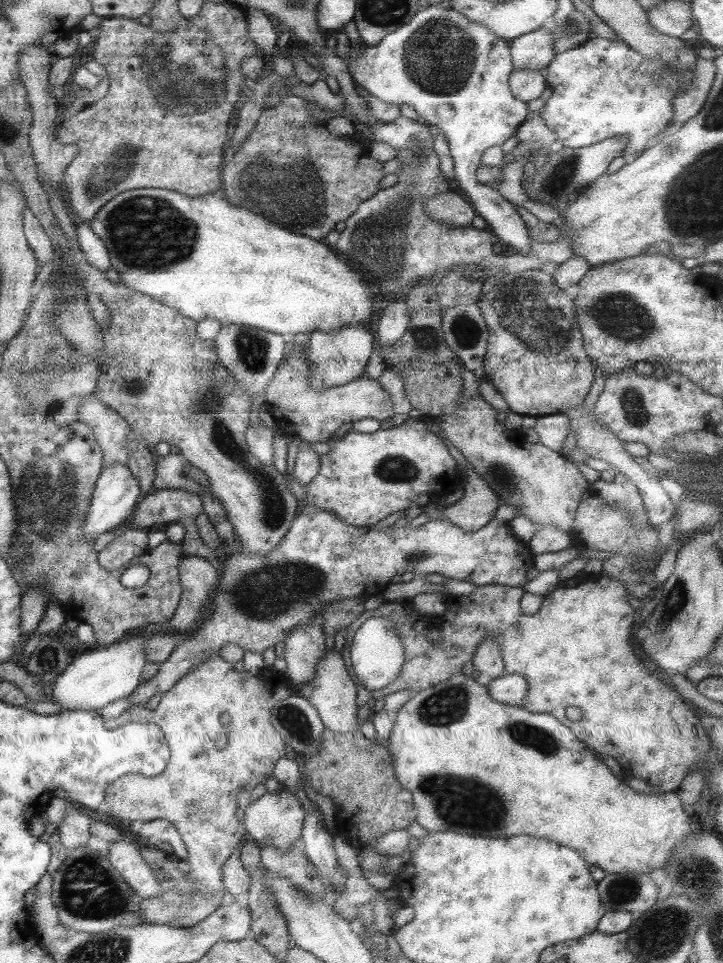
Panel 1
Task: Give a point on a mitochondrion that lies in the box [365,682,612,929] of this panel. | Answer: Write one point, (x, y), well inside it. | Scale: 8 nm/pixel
(482, 808)

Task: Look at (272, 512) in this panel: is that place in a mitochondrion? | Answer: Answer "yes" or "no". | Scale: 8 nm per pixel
yes

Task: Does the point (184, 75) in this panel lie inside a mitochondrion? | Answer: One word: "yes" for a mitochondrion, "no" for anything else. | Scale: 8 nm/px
yes

